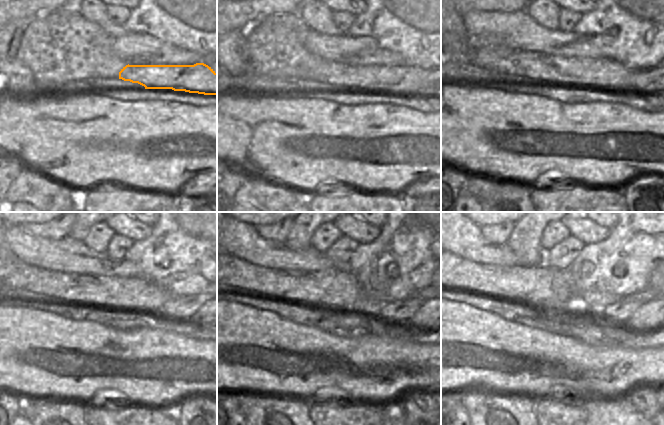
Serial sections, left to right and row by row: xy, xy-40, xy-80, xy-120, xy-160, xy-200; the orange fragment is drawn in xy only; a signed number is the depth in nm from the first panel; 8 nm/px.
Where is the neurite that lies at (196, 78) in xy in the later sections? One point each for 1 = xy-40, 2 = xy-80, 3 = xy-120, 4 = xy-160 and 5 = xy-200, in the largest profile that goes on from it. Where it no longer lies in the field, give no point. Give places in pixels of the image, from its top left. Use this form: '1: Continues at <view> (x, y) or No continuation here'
1: Continues at xy-40 (336, 75)
2: Continues at xy-80 (569, 72)
3: Continues at xy-120 (124, 293)
4: Continues at xy-160 (332, 289)
5: Continues at xy-200 (530, 285)

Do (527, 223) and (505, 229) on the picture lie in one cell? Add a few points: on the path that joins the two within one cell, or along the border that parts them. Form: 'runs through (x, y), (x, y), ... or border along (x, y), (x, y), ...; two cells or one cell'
border along (515, 223), (506, 242); two cells

